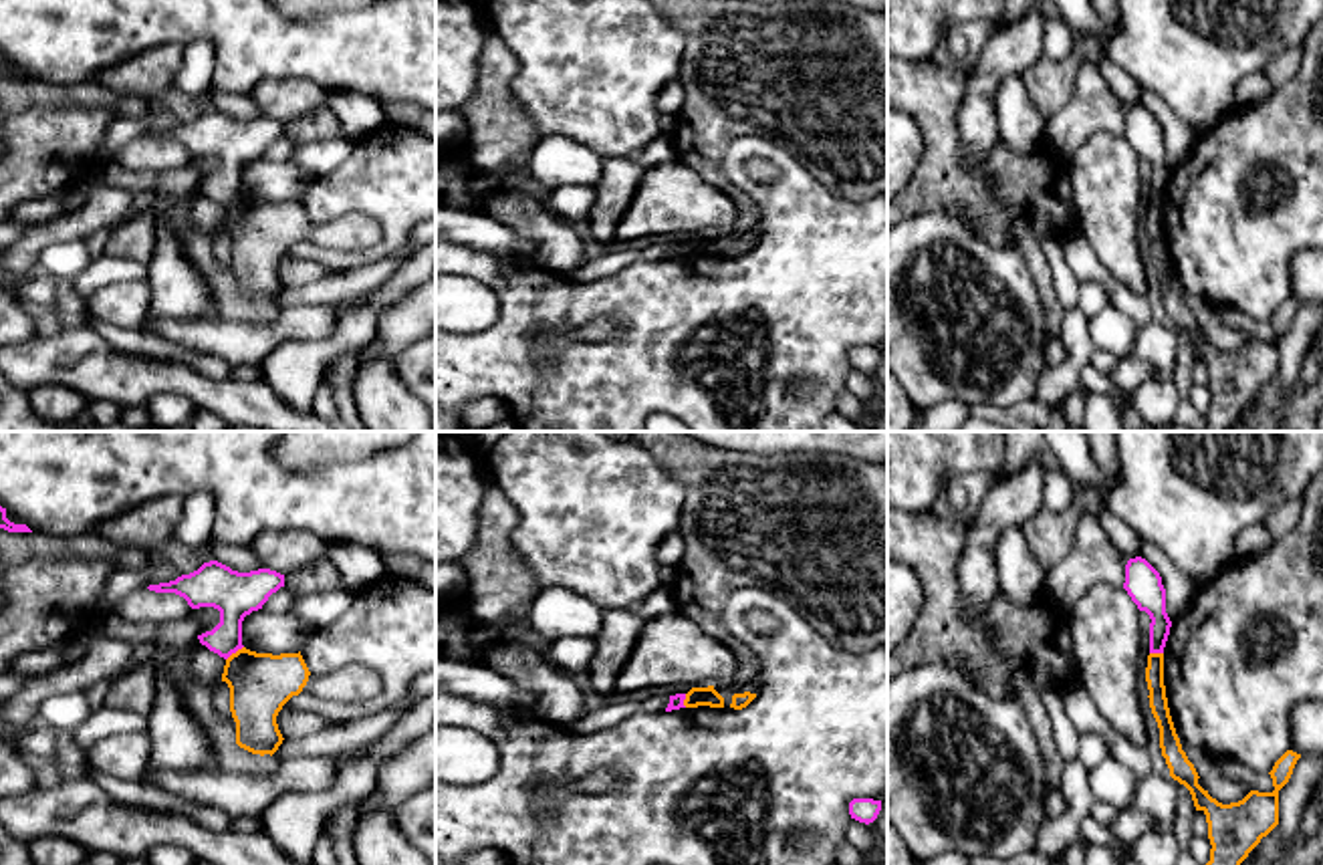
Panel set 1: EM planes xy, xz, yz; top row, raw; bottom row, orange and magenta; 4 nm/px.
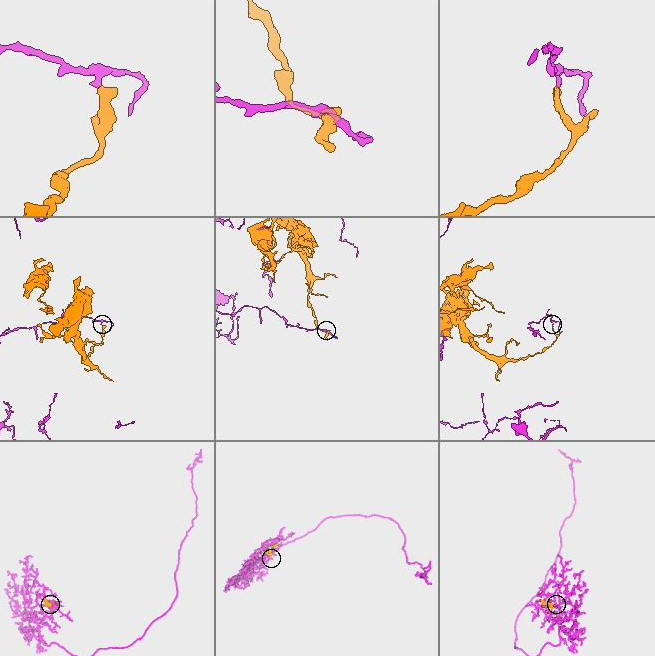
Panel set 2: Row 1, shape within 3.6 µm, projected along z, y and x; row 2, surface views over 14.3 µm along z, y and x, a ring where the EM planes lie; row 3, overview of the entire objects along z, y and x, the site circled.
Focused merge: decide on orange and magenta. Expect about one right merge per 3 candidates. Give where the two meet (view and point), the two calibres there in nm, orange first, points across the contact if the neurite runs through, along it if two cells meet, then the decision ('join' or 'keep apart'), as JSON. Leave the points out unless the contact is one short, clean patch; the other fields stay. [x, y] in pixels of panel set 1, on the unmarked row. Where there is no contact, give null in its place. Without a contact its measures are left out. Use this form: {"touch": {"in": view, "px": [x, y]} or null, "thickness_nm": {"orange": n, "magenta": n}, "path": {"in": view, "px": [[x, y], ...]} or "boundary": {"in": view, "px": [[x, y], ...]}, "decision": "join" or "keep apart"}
{"touch": {"in": "xy", "px": [236, 200]}, "thickness_nm": {"orange": 240, "magenta": 180}, "boundary": {"in": "xy", "px": [[243, 194], [226, 208]]}, "decision": "keep apart"}

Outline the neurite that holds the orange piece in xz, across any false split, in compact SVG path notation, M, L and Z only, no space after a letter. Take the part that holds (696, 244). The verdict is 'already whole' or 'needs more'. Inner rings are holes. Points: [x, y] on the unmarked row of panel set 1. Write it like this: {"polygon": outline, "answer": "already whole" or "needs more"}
{"polygon": "M692 236L684 248L686 256L710 254L710 256L724 256L724 246L714 238L708 236Z", "answer": "already whole"}

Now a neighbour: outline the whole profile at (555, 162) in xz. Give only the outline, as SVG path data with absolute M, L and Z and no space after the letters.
M551 135L528 153L528 171L547 188L595 186L603 169L603 159L587 145Z

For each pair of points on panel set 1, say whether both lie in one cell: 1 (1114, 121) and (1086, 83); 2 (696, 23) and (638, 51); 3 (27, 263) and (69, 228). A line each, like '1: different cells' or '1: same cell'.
1: same cell
2: different cells
3: same cell

